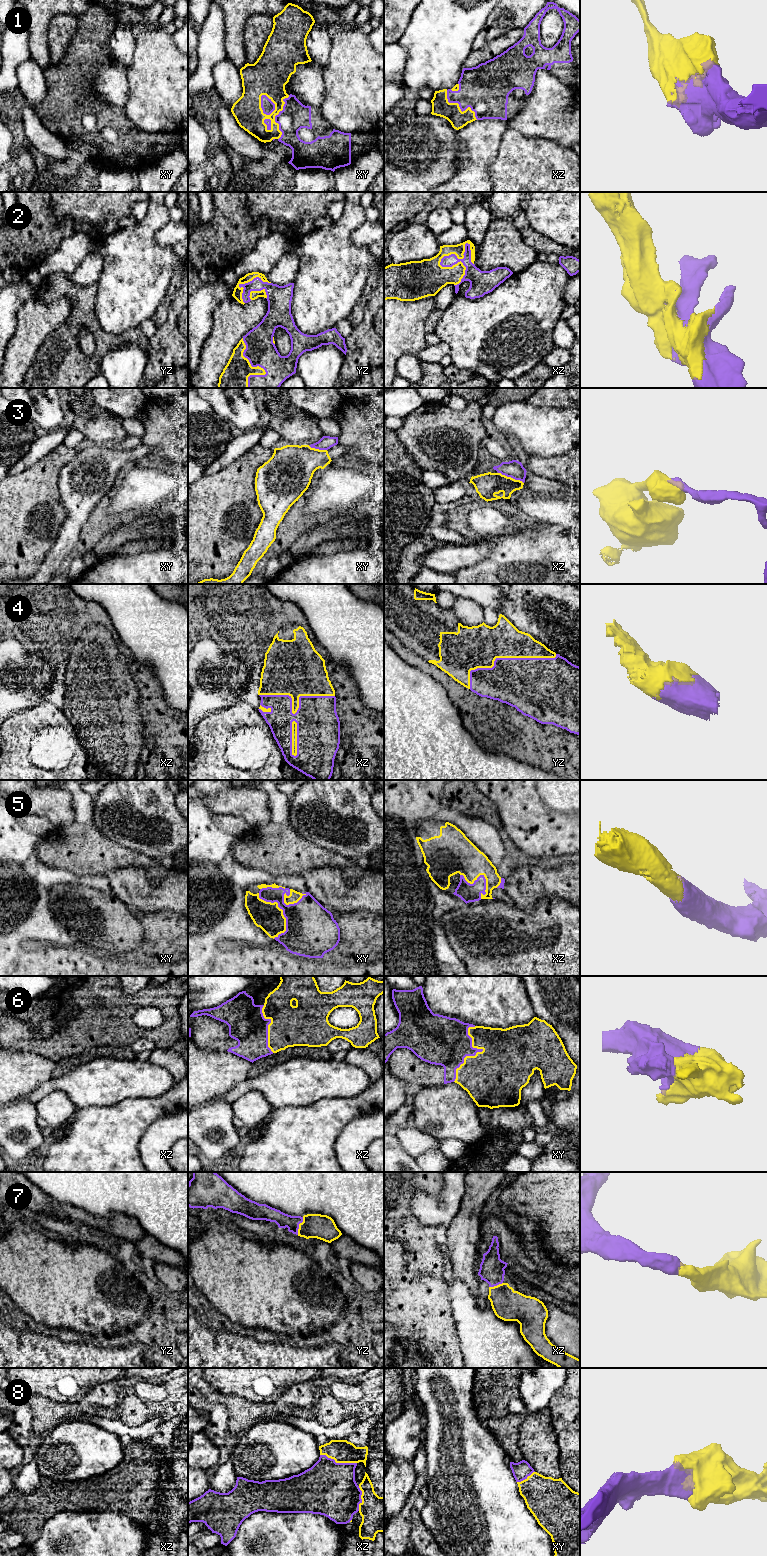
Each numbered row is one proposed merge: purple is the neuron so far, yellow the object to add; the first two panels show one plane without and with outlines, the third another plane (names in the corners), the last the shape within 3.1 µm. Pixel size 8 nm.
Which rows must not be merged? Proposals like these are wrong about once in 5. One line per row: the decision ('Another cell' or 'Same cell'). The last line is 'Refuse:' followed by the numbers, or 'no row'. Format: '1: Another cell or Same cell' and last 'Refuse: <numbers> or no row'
1: Same cell
2: Same cell
3: Another cell
4: Same cell
5: Same cell
6: Same cell
7: Same cell
8: Same cell
Refuse: 3

